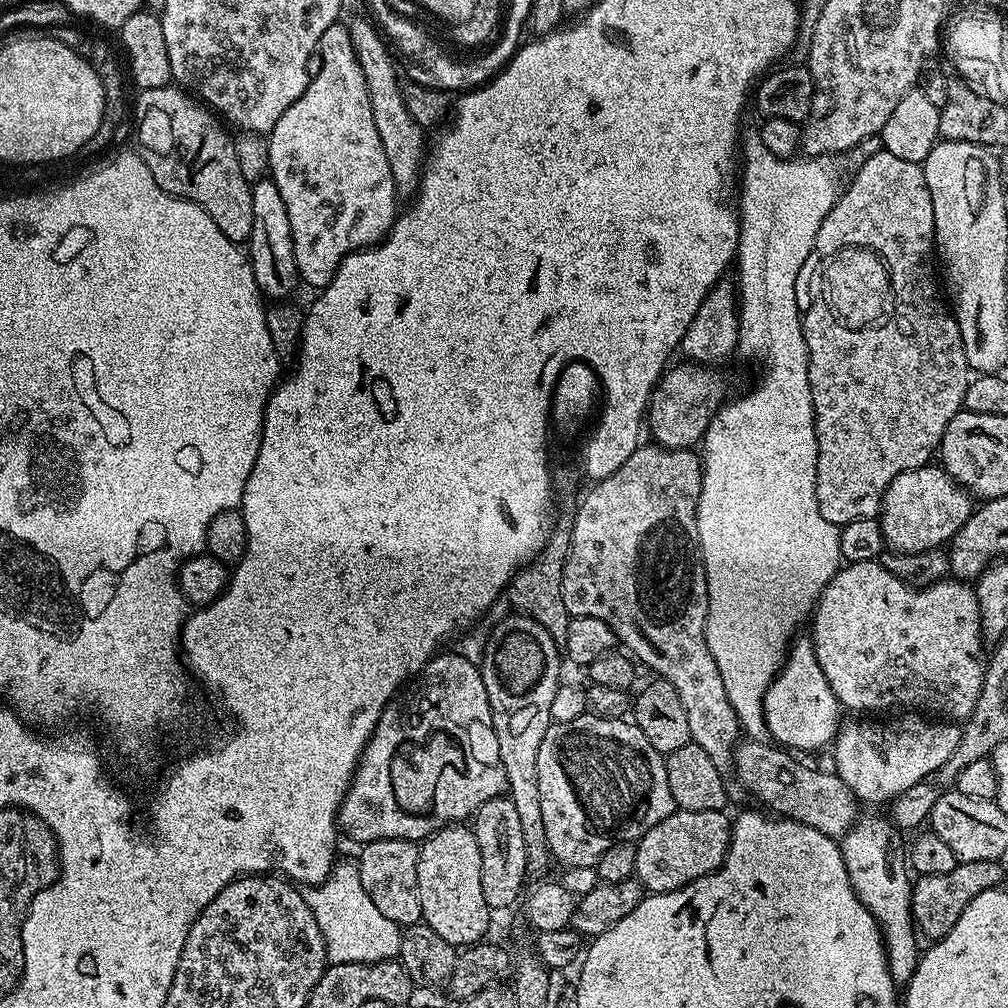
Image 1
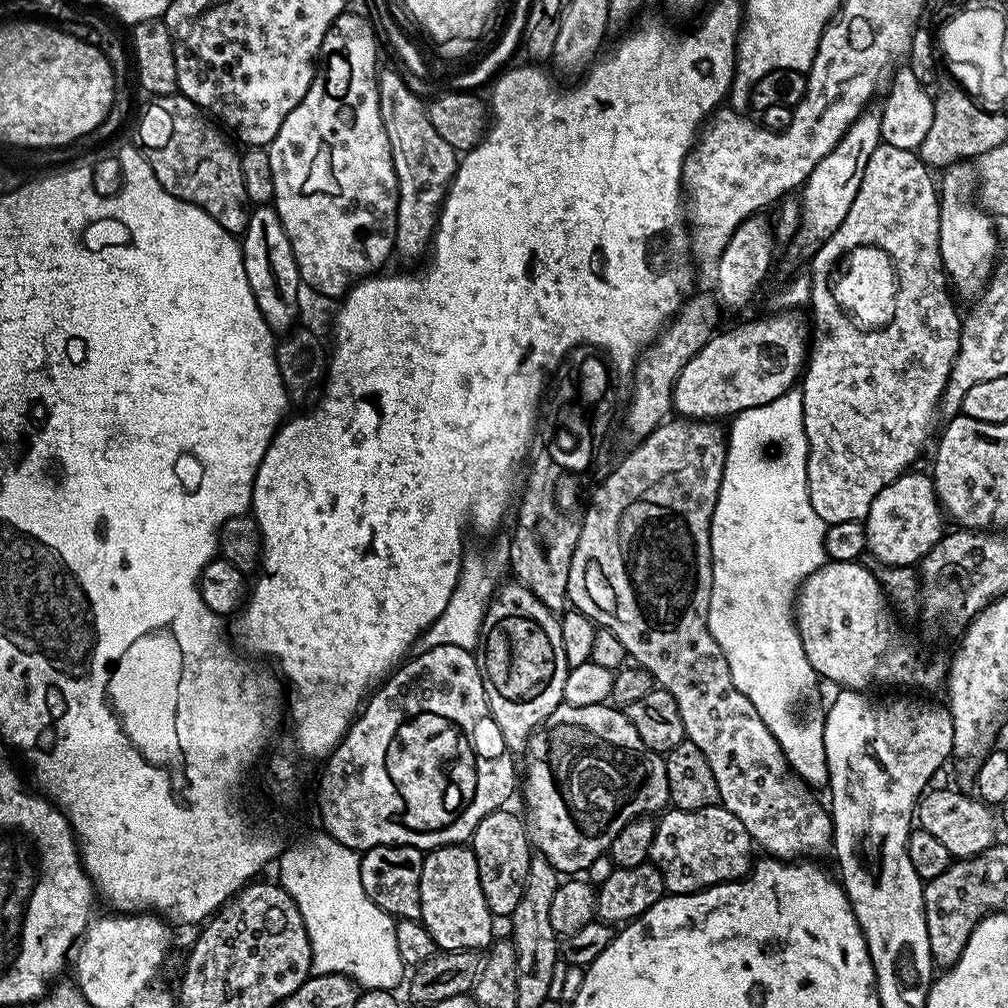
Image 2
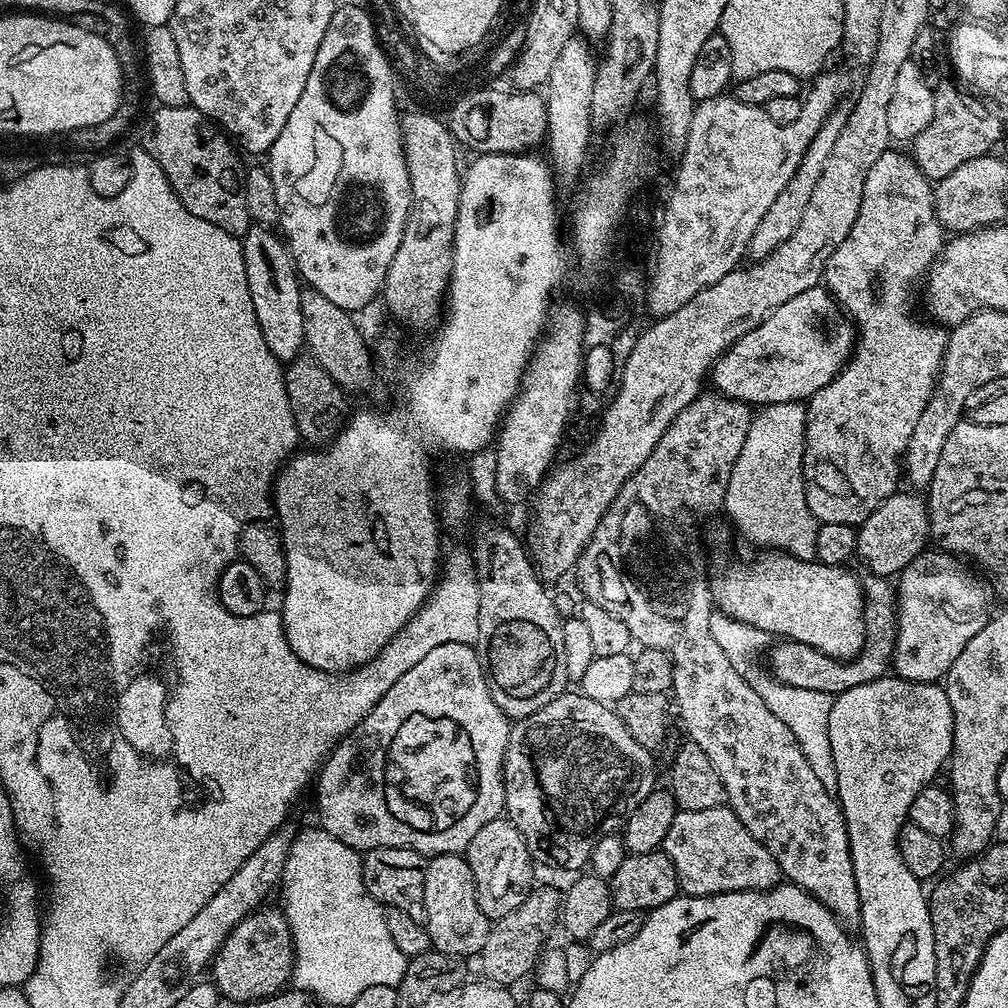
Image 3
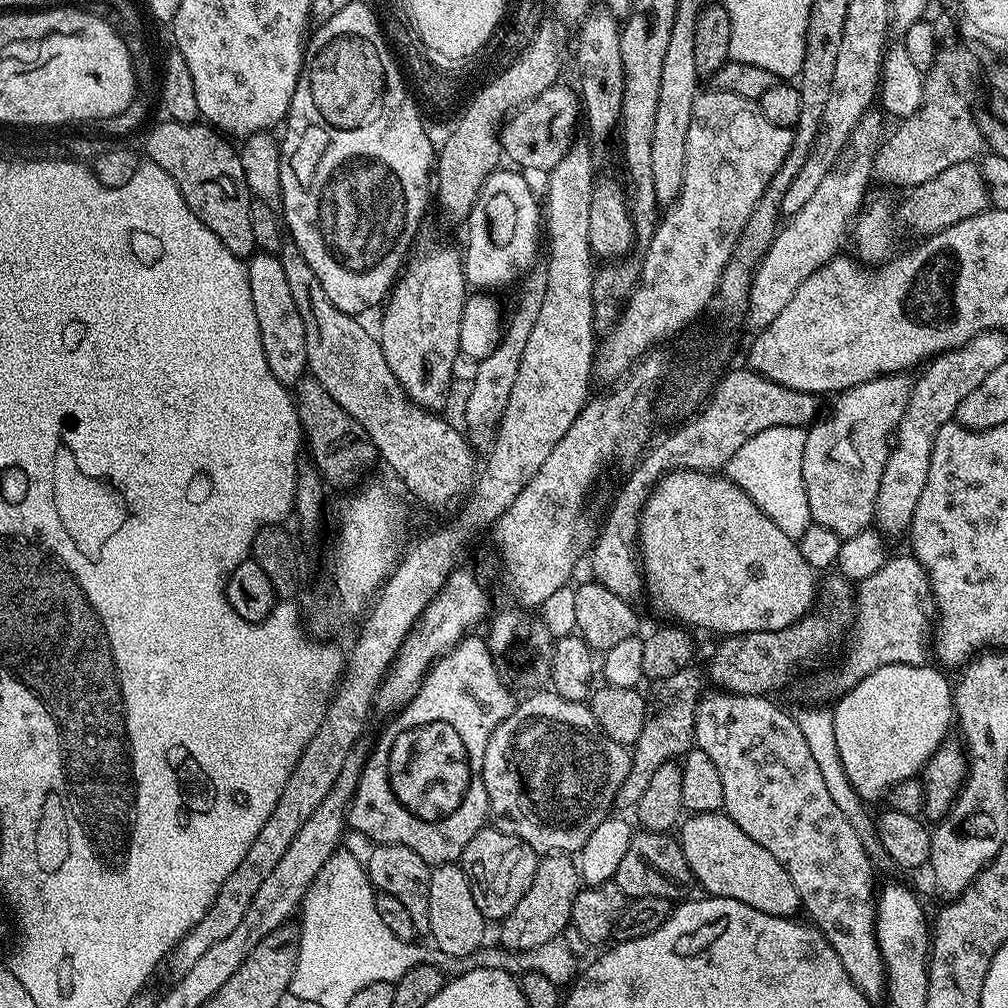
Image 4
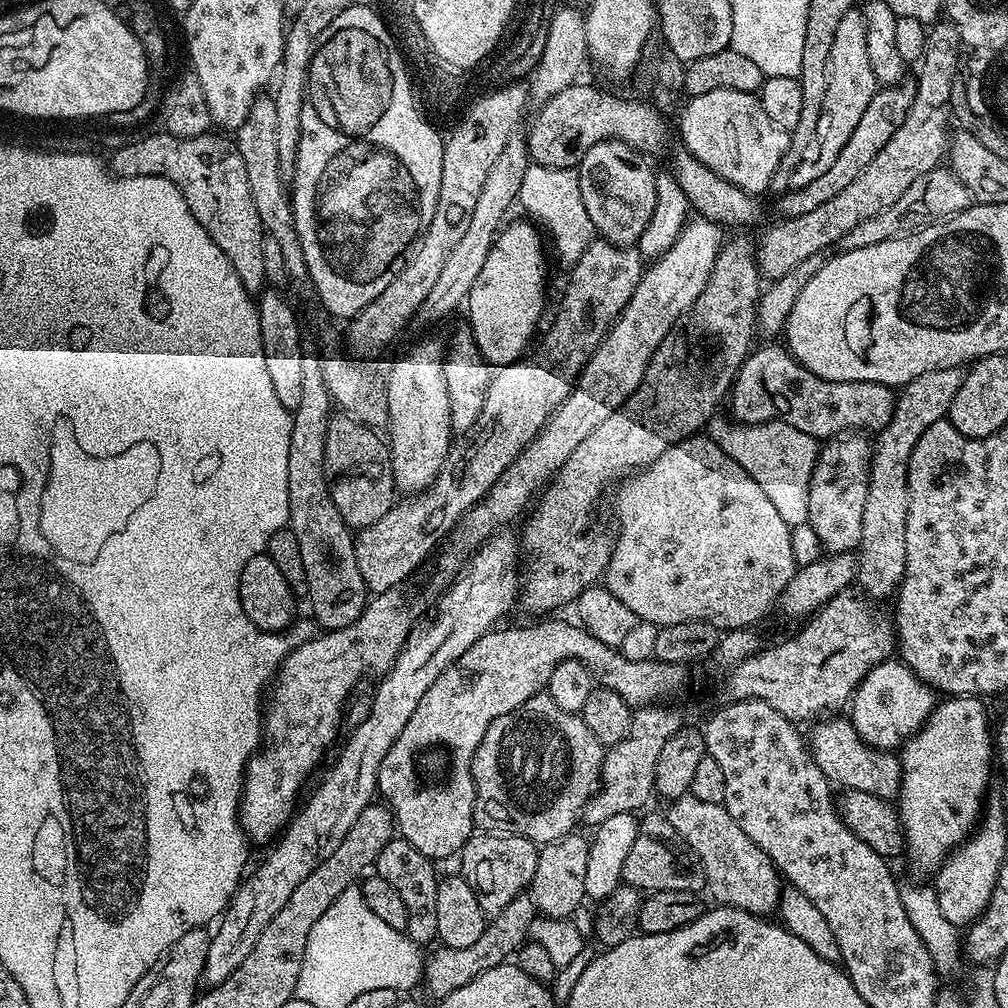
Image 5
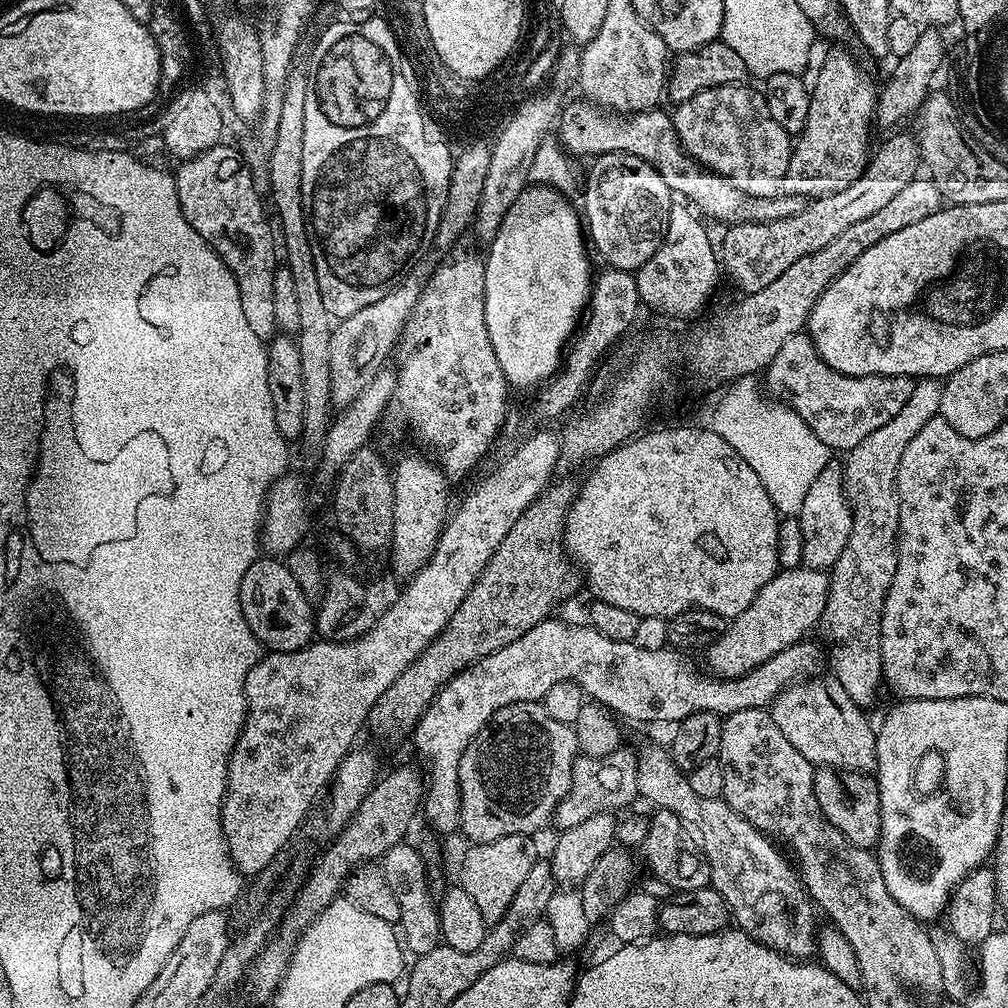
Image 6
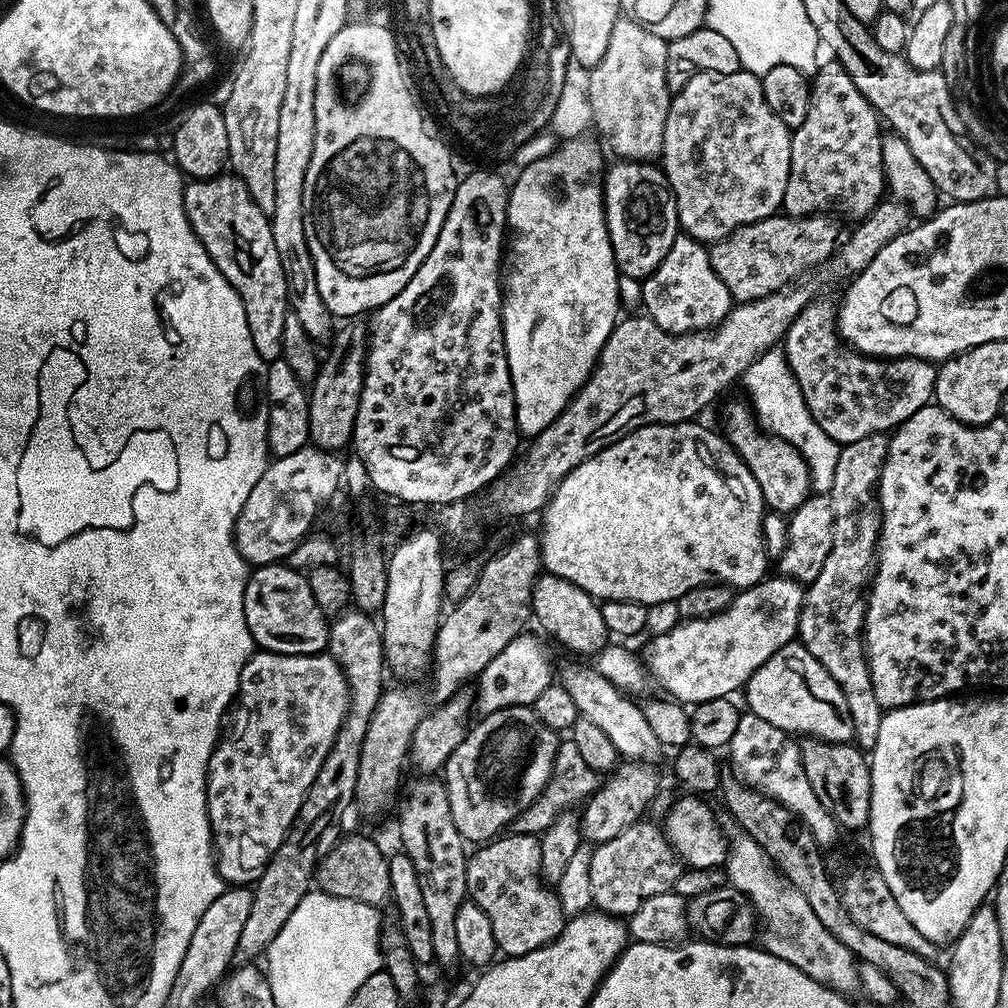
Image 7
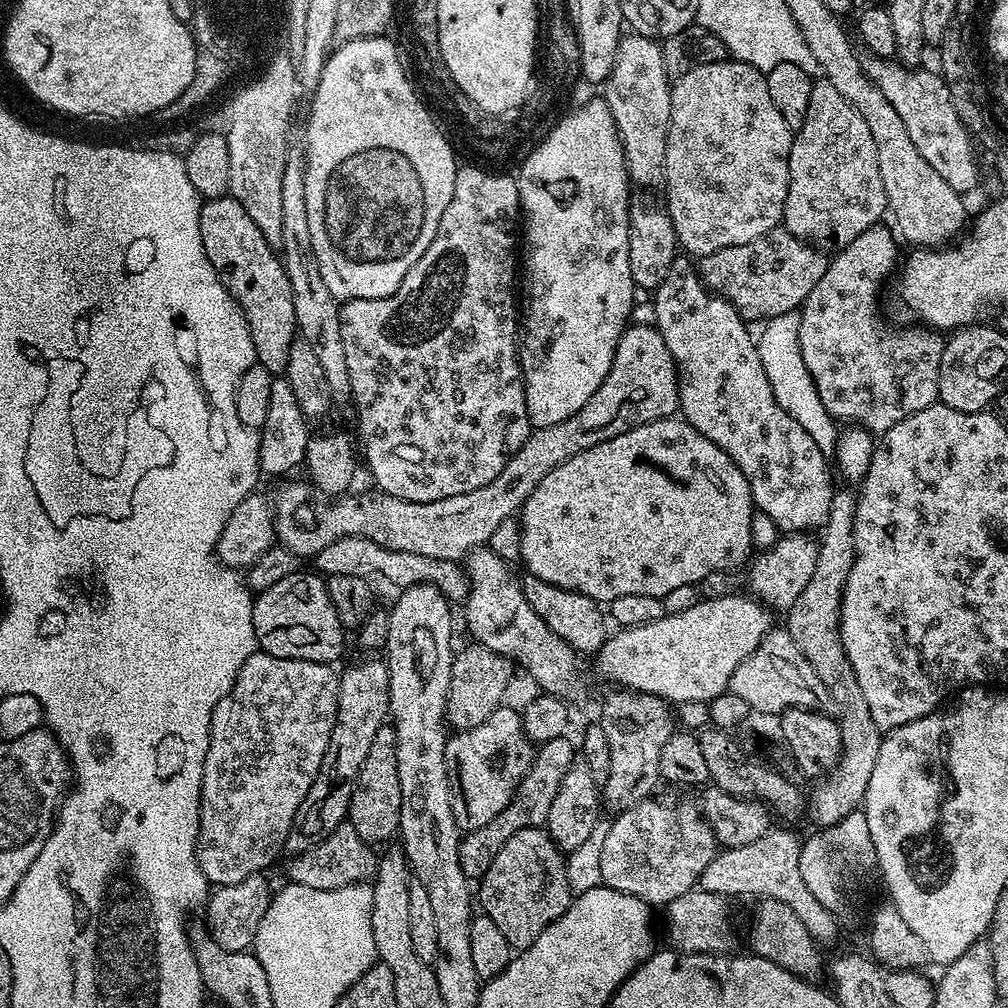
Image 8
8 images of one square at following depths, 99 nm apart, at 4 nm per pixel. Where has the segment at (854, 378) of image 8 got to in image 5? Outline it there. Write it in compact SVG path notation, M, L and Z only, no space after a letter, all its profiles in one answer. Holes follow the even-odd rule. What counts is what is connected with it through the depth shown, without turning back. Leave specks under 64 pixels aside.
M768 342L765 348L757 347L749 352L738 370L730 393L730 404L732 400L731 415L739 423L765 424L780 420L783 424L794 426L794 430L802 430L802 434L815 436L820 442L861 430L876 434L890 423L896 409L897 393L889 385L830 382L826 378L818 378L818 374L810 374L806 366L795 360L787 347L777 344Z

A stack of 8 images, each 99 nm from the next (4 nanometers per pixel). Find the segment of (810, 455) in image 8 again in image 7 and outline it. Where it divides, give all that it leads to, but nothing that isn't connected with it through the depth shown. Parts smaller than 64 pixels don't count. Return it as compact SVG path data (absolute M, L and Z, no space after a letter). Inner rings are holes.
M677 234L674 238L674 246L666 253L666 258L654 270L652 276L648 276L639 285L640 296L644 299L643 311L662 330L673 332L675 336L681 336L683 332L702 332L711 330L728 317L728 311L734 307L734 301L730 290L726 290L722 278L714 274L714 266L710 266L710 254L708 248L701 241L687 234ZM743 399L741 400L732 400L725 406L722 435L736 453L744 459L750 474L754 474L762 490L765 505L771 511L791 514L798 506L802 506L802 502L807 500L813 491L808 464L793 444L765 432L756 422L756 413Z

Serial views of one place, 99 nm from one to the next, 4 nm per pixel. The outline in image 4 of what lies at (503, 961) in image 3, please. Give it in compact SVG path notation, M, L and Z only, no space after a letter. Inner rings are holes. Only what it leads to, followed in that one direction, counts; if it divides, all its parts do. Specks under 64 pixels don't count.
M548 854L537 863L534 882L522 894L522 902L514 906L509 916L499 925L499 943L510 951L526 951L557 939L570 924L574 898L582 887L577 861L568 854Z

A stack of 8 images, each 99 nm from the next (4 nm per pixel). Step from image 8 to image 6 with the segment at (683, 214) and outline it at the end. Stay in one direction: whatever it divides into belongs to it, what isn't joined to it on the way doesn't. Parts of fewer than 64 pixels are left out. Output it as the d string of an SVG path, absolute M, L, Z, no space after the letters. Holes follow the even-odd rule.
M742 83L702 90L694 98L675 105L671 118L680 144L697 163L732 180L750 195L766 198L783 189L794 140L770 118L763 95L748 87Z

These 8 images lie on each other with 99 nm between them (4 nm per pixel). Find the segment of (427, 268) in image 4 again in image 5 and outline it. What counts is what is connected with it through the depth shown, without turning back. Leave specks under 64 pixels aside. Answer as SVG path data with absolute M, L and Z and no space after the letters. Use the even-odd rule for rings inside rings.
M428 336L408 348L405 356L400 356L392 364L386 380L386 399L388 402L388 422L386 425L386 440L392 453L392 481L397 489L404 494L419 494L432 487L437 476L445 471L444 459L448 456L448 447L452 444L454 429L452 426L452 399L446 386L444 361L446 359L446 344L434 337Z

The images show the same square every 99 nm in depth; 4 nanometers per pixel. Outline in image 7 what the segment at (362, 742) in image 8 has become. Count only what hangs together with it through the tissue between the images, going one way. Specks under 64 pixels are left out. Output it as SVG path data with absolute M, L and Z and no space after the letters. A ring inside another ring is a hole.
M345 610L331 621L326 652L338 662L348 683L346 718L334 738L334 746L330 746L330 754L326 754L326 762L322 762L322 770L318 770L318 778L314 778L298 810L292 829L286 834L282 846L278 846L260 877L254 881L250 914L242 926L242 934L238 934L238 946L232 958L232 964L236 966L251 965L255 956L263 957L267 953L278 930L286 926L286 918L294 914L294 906L298 906L313 887L316 867L340 839L340 823L344 820L344 811L348 807L351 809L356 799L362 738L366 738L366 726L370 726L374 706L378 706L380 695L386 691L381 625L367 612Z

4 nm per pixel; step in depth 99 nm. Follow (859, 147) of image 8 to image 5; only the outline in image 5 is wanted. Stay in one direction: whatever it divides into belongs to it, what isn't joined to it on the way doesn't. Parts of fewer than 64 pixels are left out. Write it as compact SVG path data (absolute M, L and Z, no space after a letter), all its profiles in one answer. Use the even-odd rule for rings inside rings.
M853 10L842 18L838 25L838 30L834 34L834 43L830 46L830 62L828 63L828 77L826 78L826 98L822 98L822 114L818 114L818 130L814 141L814 156L816 161L799 164L792 175L792 188L806 187L813 182L838 158L839 151L846 146L850 139L850 134L857 129L858 122L861 121L862 114L865 113L866 106L874 98L878 89L874 70L870 66L870 54L866 54L866 22L863 11Z

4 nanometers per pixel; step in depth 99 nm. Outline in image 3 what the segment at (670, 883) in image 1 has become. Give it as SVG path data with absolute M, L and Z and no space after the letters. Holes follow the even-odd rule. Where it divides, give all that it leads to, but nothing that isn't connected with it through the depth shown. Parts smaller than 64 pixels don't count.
M727 806L711 808L710 810L694 810L693 812L677 811L674 822L670 822L670 831L666 833L662 851L670 858L680 883L680 892L685 896L713 896L723 892L764 892L767 888L776 887L782 880L782 873L778 862L774 862L774 854L770 854L770 850L766 850L766 846L762 846L762 842L758 842L758 838L754 838L754 834L750 834L750 830L746 830L746 826L742 826L738 814L734 814L732 809Z

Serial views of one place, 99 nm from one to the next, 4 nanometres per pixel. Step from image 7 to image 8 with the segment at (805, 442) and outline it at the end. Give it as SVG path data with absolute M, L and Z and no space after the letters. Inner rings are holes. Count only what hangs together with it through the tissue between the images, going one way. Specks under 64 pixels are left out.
M799 311L787 312L784 314L784 320L776 319L776 324L765 323L762 330L758 332L756 340L756 349L758 358L762 358L762 370L766 370L766 378L770 382L770 390L774 390L774 398L814 442L818 442L818 450L825 454L835 453L838 424L832 419L832 416L822 406L822 398L818 398L818 390L810 370L806 370L806 362L802 362L800 353L800 343L798 342L798 330L800 329Z

